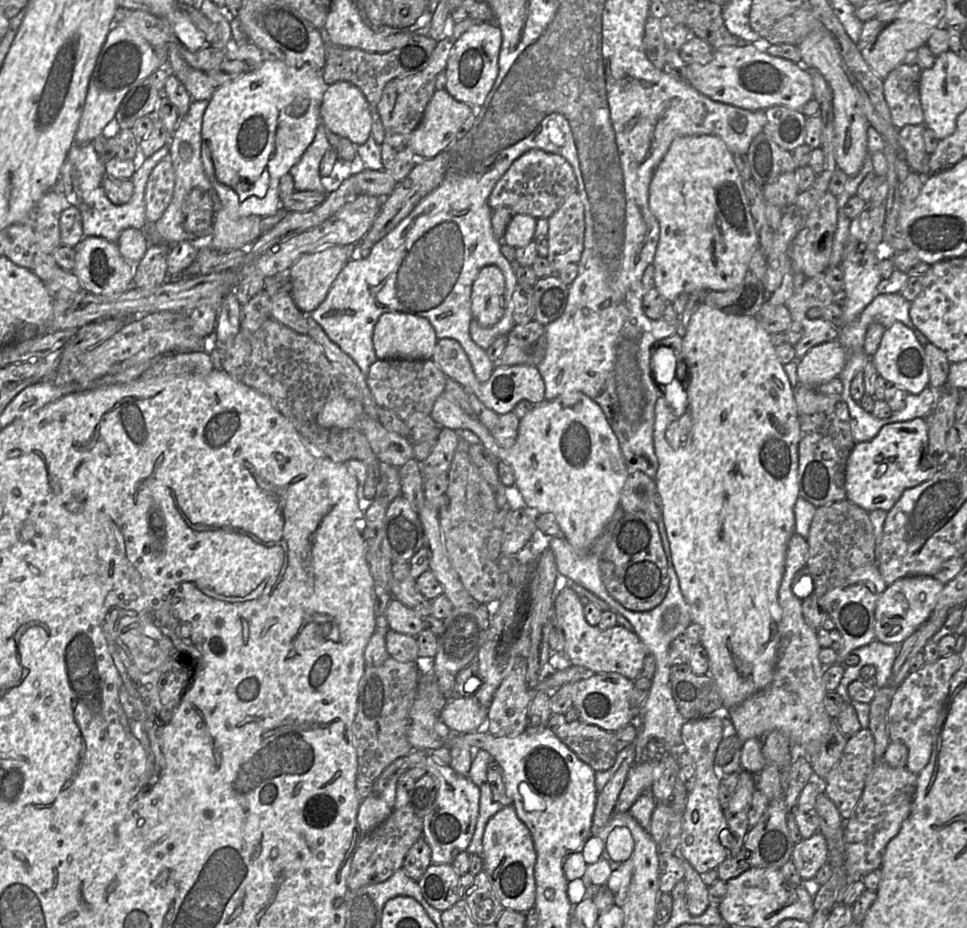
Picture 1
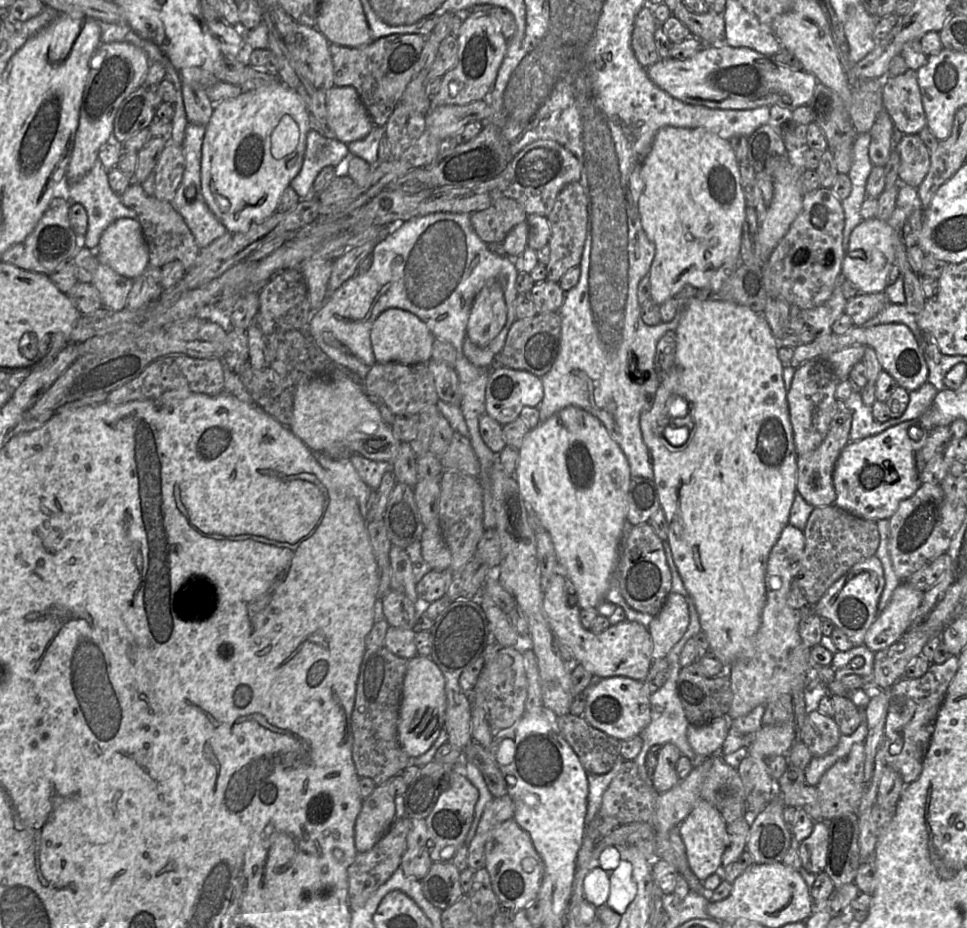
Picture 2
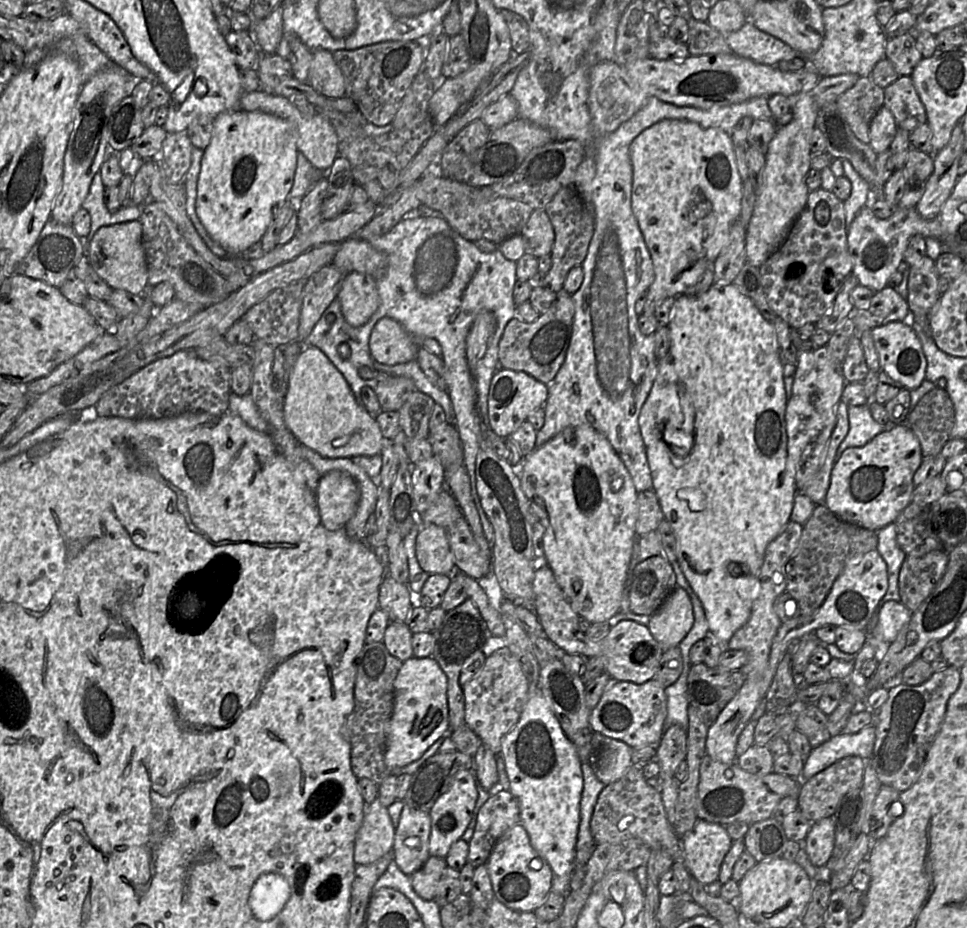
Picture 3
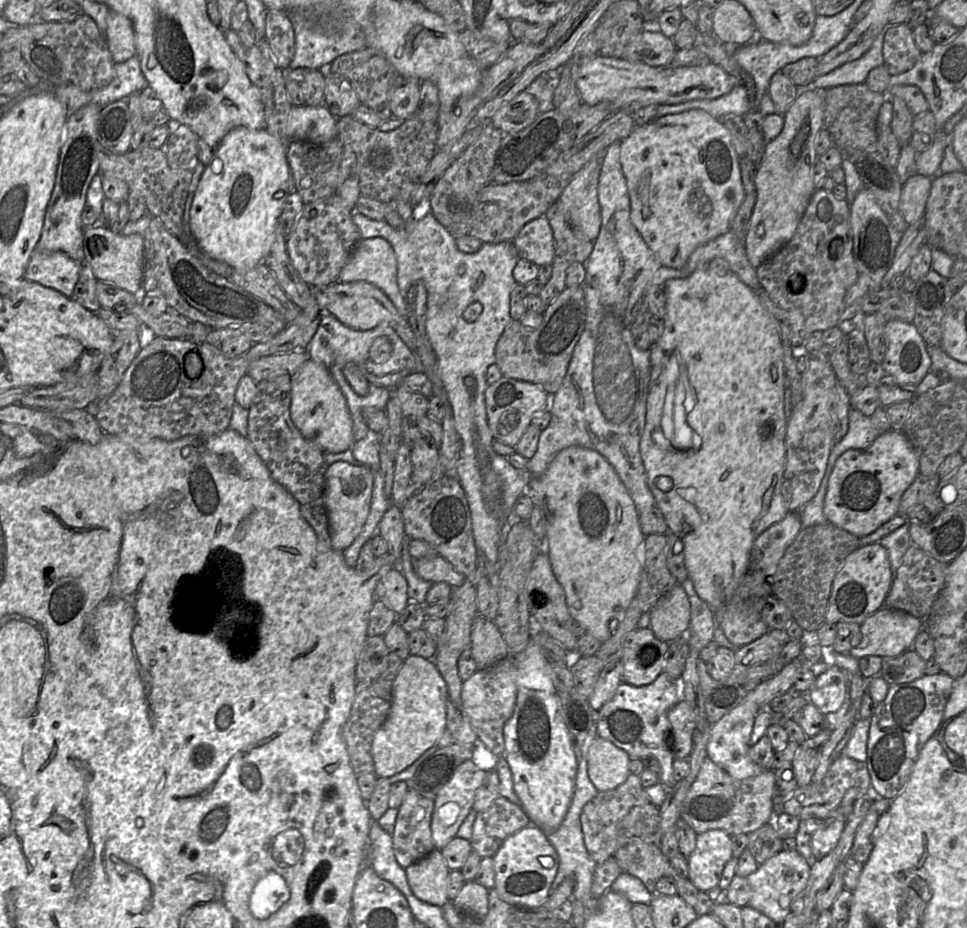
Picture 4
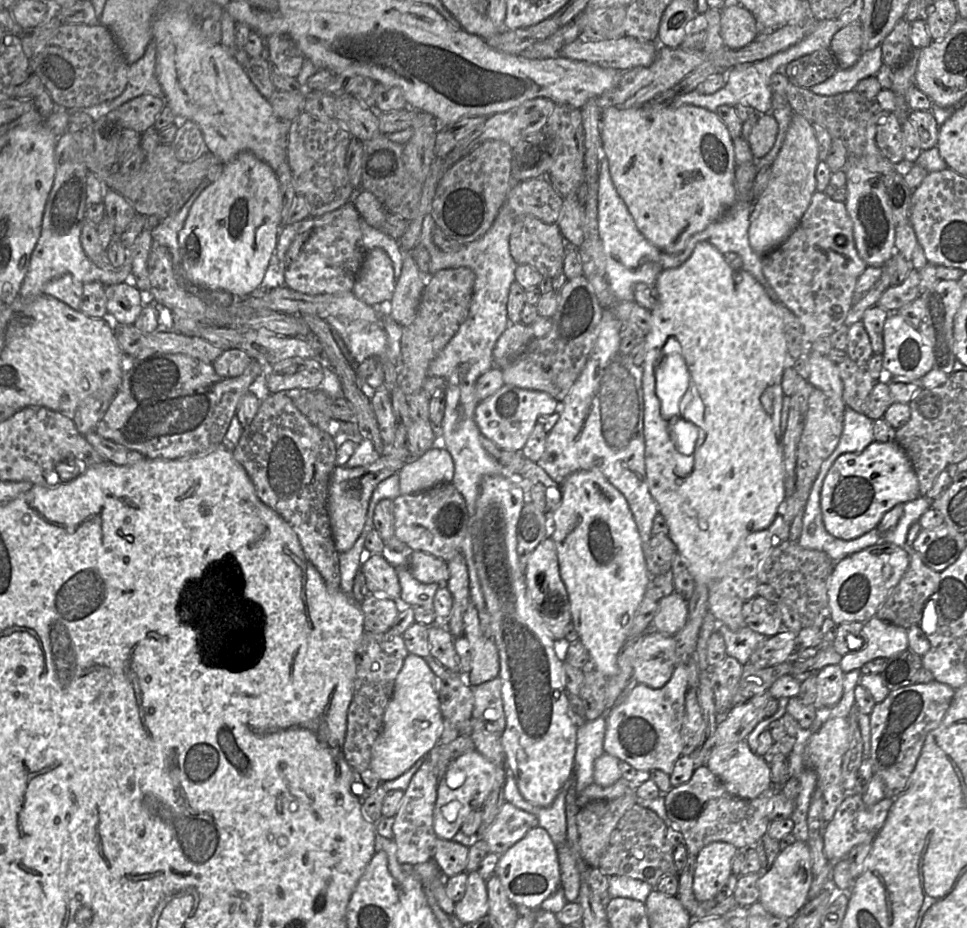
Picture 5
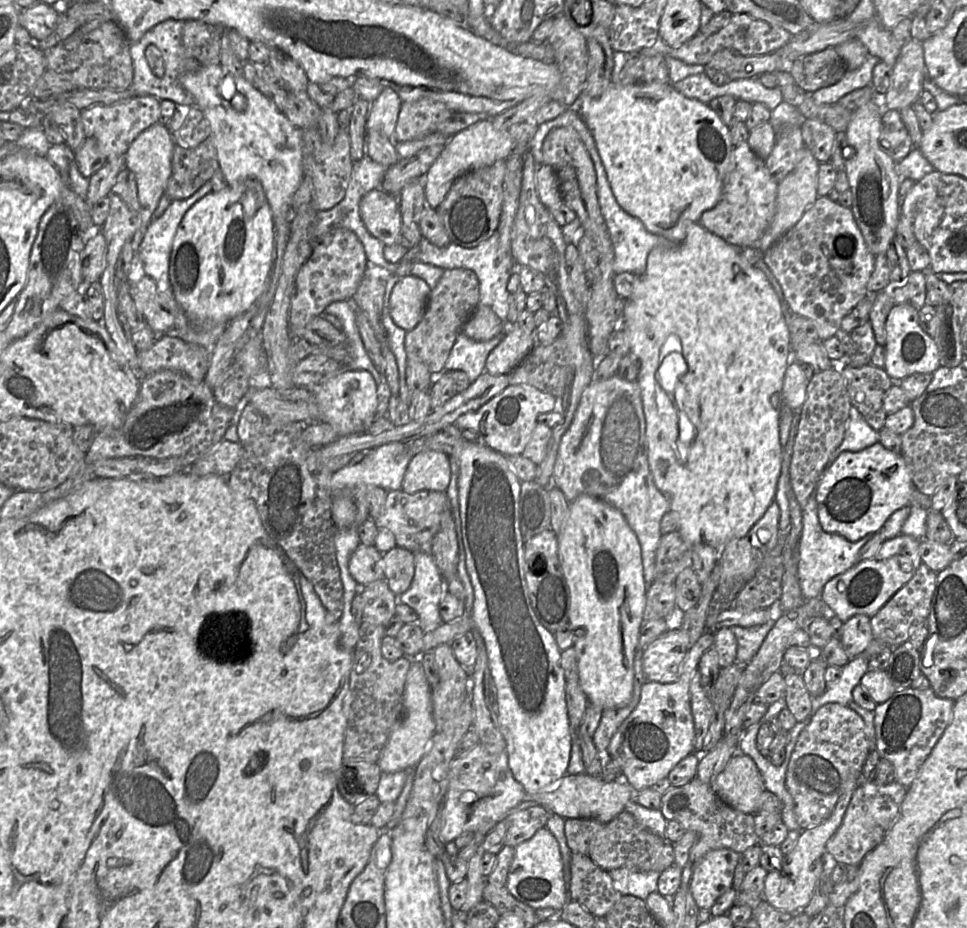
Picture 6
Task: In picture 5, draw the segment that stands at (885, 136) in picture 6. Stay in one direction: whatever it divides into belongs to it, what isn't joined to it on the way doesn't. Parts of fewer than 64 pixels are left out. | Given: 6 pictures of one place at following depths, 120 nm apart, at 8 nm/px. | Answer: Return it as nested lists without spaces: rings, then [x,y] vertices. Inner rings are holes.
[[[893,113],[880,119],[876,132],[880,152],[893,164],[904,162],[902,125]]]

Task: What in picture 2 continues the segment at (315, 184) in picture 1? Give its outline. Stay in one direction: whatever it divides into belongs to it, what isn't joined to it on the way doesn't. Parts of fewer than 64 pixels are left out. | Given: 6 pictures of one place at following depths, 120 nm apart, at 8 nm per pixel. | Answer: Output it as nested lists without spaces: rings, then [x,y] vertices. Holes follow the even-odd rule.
[[[309,130],[302,167],[290,183],[300,200],[311,195],[313,183],[325,166],[335,168],[348,153],[347,143],[336,138],[328,139],[315,130]]]

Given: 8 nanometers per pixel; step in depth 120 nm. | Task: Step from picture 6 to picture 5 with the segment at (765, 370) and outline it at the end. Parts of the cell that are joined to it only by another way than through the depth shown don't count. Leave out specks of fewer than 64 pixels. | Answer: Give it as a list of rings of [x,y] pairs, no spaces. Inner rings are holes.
[[[702,241],[697,243],[695,246],[691,256],[679,267],[672,268],[672,269],[665,269],[663,270],[655,283],[655,287],[659,293],[659,301],[658,305],[654,310],[651,311],[651,329],[643,338],[644,345],[645,345],[645,358],[643,361],[642,369],[643,369],[643,376],[642,376],[642,390],[643,390],[643,399],[644,399],[644,438],[645,438],[645,468],[647,474],[647,481],[649,491],[654,498],[655,502],[658,505],[659,513],[661,513],[668,525],[668,535],[675,544],[677,548],[677,552],[679,552],[687,561],[688,561],[688,568],[691,575],[694,578],[696,584],[704,584],[709,586],[717,577],[718,572],[721,568],[721,565],[733,554],[733,552],[738,547],[739,543],[745,538],[748,534],[756,531],[760,531],[763,529],[768,528],[772,522],[774,521],[775,517],[778,513],[780,513],[781,508],[783,507],[784,501],[786,499],[785,496],[785,469],[784,469],[784,460],[783,460],[783,434],[780,429],[780,422],[781,422],[781,411],[783,406],[783,396],[784,393],[782,391],[782,376],[784,369],[789,364],[791,360],[789,360],[788,350],[786,346],[786,341],[783,333],[782,321],[778,314],[775,304],[769,298],[766,291],[763,287],[757,282],[757,280],[747,271],[745,270],[735,270],[731,268],[724,259],[724,255],[719,252],[711,243]],[[673,339],[679,346],[680,351],[676,348],[667,349],[665,352],[665,347],[668,344],[669,340]],[[677,422],[684,422],[686,424],[694,424],[697,428],[697,442],[692,454],[684,454],[680,453],[671,437],[670,433],[670,424],[675,424]]]

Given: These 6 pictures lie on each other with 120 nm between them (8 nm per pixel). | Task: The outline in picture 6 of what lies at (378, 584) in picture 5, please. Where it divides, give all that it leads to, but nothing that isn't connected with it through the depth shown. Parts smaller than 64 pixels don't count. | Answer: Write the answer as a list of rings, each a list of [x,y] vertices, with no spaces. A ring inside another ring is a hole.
[[[360,543],[349,560],[349,571],[360,587],[385,579],[383,554],[374,545]]]

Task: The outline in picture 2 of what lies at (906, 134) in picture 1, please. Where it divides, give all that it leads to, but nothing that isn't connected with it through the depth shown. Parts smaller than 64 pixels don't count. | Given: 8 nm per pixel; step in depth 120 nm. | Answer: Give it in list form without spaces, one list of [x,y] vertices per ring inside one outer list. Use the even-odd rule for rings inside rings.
[[[895,132],[895,146],[900,155],[899,184],[919,187],[930,168],[930,152],[918,134]]]

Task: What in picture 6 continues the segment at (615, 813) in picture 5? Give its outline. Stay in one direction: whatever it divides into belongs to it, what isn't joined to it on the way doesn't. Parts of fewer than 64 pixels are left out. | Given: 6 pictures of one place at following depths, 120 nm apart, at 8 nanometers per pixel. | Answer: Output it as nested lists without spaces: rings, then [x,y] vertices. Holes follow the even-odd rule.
[[[567,818],[564,833],[568,847],[573,853],[588,855],[592,837],[603,828],[604,824],[590,818]]]

